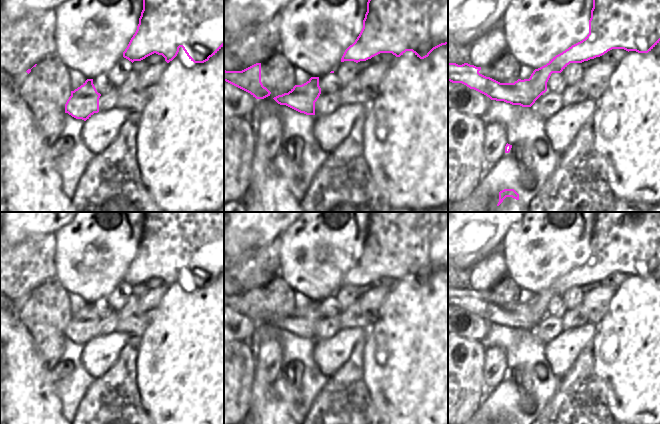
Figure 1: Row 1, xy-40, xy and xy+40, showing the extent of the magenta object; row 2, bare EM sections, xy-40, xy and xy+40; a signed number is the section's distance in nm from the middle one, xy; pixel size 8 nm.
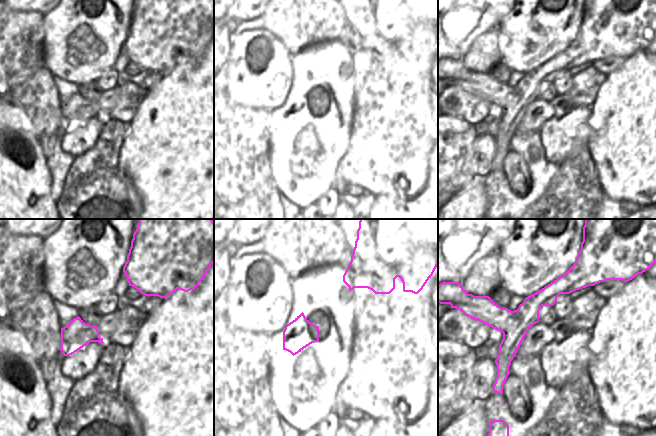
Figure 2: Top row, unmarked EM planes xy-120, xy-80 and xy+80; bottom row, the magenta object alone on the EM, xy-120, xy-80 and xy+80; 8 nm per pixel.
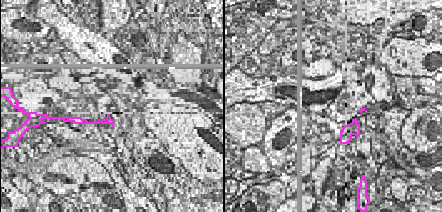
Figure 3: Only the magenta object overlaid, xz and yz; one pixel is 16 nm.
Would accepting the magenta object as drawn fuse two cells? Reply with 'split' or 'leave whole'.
split

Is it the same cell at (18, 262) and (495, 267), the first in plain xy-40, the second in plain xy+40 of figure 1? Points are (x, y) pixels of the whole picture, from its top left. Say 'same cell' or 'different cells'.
same cell

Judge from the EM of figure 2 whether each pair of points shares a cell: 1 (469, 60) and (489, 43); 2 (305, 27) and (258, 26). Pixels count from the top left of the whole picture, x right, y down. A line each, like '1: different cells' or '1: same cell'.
1: same cell
2: different cells

